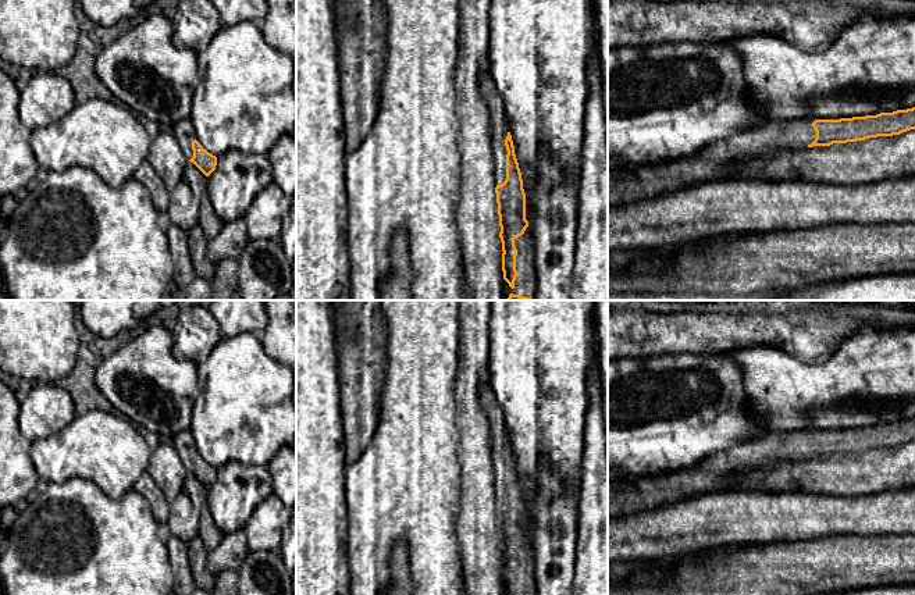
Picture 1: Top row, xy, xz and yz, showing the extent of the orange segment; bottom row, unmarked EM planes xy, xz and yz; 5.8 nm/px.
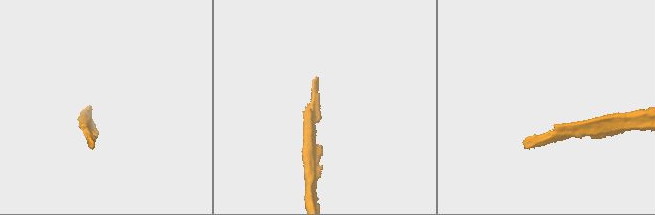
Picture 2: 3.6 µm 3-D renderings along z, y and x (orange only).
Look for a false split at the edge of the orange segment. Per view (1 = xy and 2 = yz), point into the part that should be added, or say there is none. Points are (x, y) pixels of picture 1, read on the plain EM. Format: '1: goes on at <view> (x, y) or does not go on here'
1: goes on at xy (184, 444)
2: goes on at yz (715, 474)

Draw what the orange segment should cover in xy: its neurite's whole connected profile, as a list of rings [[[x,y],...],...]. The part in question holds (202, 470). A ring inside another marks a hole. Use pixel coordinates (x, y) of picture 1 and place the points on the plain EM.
[[[188,431],[178,432],[175,437],[175,449],[188,473],[193,474],[206,488],[217,477],[217,468],[209,464],[196,450],[195,439]]]

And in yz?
[[[915,418],[880,424],[876,427],[815,431],[811,432],[770,432],[763,437],[738,443],[724,452],[704,460],[698,467],[674,473],[661,478],[644,478],[622,485],[608,482],[608,517],[622,517],[634,513],[645,513],[672,503],[686,500],[691,496],[706,496],[712,494],[740,491],[734,474],[754,471],[756,468],[770,468],[784,460],[800,460],[804,457],[830,457],[833,455],[847,455],[865,452],[877,448],[893,448],[915,441]]]

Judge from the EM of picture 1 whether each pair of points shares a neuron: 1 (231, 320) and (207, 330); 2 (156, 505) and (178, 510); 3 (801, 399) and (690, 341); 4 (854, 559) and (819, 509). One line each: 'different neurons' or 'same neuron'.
1: different neurons
2: different neurons
3: different neurons
4: different neurons

